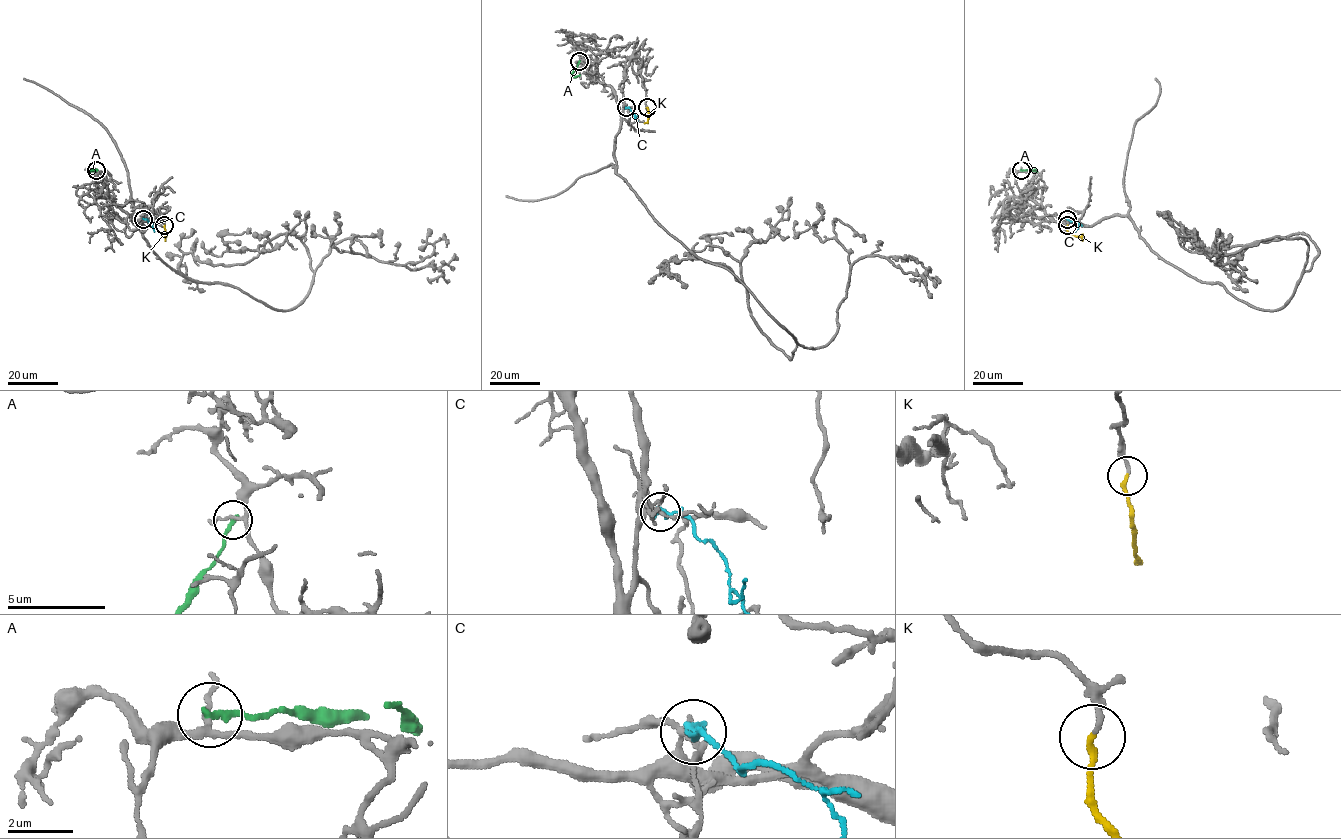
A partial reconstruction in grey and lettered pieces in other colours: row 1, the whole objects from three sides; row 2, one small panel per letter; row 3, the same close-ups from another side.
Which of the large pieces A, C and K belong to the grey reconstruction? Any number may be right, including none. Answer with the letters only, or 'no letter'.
K

